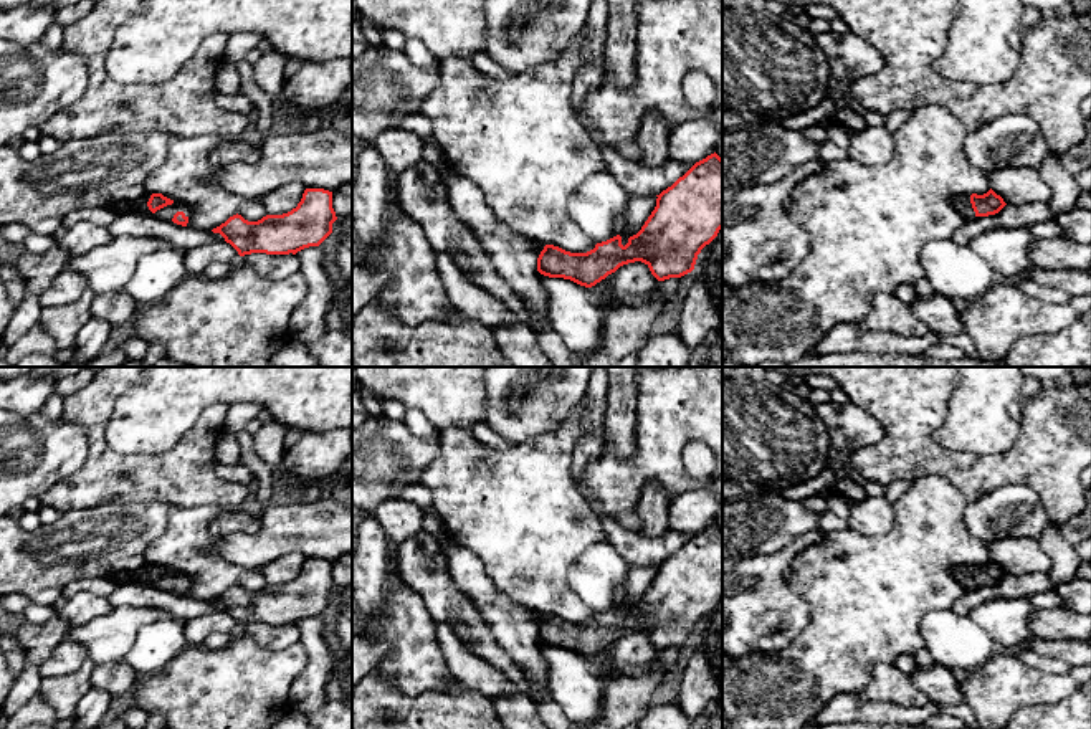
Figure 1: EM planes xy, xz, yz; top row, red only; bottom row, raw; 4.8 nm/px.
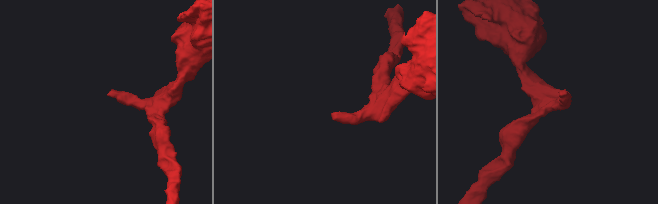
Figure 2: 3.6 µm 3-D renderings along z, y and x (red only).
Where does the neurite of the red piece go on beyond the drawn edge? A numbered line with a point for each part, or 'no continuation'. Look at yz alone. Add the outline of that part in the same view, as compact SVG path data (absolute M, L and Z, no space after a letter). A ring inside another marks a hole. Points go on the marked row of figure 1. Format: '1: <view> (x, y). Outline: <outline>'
1: yz (962, 204). Outline: M960 193L952 200L954 208L964 217L964 220L975 218L975 212L970 203L970 195Z

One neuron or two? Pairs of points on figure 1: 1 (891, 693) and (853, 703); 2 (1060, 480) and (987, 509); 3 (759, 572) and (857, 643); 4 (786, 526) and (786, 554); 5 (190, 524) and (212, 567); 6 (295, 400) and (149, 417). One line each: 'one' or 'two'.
1: two
2: two
3: two
4: two
5: one
6: one

